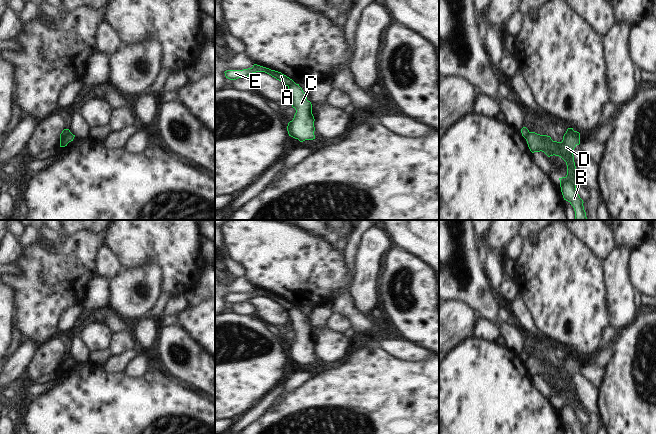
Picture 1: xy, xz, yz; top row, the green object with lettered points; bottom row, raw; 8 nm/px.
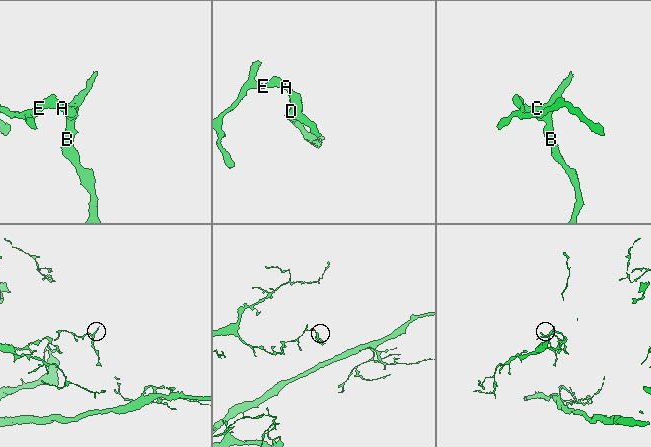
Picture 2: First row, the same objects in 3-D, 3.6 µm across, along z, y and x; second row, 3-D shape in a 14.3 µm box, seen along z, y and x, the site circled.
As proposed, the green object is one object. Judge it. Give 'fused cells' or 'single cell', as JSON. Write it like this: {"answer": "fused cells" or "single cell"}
{"answer": "fused cells"}

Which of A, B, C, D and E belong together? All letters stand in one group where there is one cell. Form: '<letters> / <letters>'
A E / B C D

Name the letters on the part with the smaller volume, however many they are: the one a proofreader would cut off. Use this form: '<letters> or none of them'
B, C, D

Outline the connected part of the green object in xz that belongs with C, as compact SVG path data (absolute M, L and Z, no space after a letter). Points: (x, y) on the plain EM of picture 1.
M299 308L289 309L288 316L291 320L292 331L296 334L293 344L287 350L289 360L298 363L300 366L315 363L315 343L312 338L311 326L307 324Z

